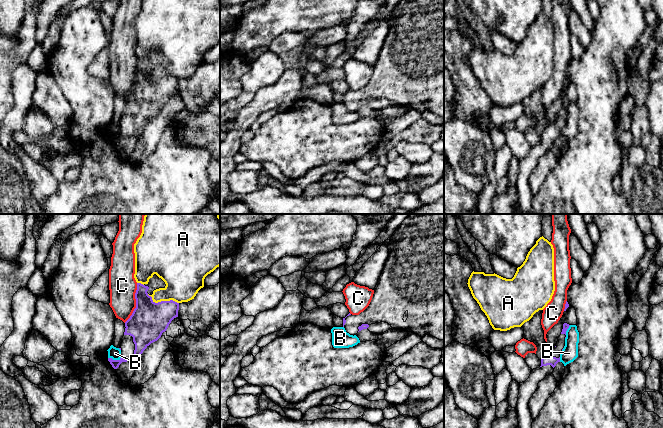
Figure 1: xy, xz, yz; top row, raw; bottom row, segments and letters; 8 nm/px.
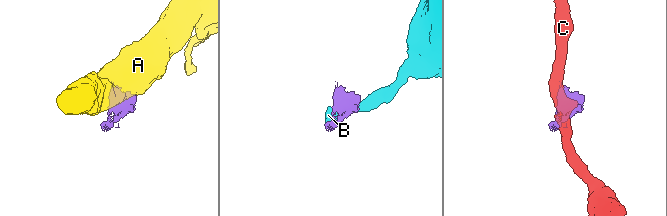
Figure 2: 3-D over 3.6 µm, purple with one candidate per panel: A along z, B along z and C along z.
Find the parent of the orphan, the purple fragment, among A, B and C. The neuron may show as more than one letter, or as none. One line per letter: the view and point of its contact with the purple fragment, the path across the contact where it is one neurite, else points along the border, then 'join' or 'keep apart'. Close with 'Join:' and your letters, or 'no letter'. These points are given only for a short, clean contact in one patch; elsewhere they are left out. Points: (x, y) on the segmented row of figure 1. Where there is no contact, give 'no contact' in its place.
A: meets purple in xy at (162, 301); border along xy (147, 294), (155, 302), (174, 300), (178, 303); keep apart
B: meets purple in xy at (114, 360); keep apart
C: meets purple in xy at (136, 303); keep apart
Join: no letter

